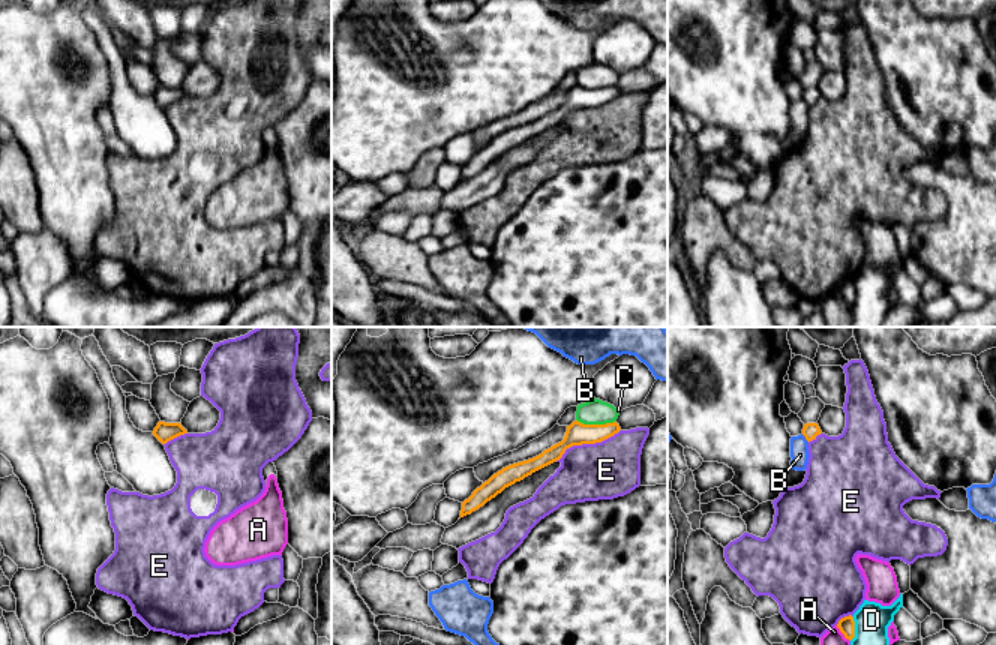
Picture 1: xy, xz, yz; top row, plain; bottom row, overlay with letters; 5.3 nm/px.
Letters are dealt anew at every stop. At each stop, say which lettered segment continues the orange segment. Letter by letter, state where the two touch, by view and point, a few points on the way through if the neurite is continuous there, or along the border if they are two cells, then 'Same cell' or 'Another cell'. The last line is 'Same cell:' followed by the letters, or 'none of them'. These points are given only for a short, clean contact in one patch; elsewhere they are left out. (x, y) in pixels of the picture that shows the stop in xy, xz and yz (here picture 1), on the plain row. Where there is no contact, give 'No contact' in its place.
A: Touches orange at yz (842, 296). Another cell
B: Touches orange at yz (806, 102). Boundary: yz (801, 98), (809, 105). Another cell
C: Touches orange at xz (596, 89). Boundary: xz (576, 83), (584, 87), (615, 86). Another cell
D: Touches orange at yz (854, 293). Another cell
E: Touches orange at xz (587, 107). Another cell
Same cell: none of them

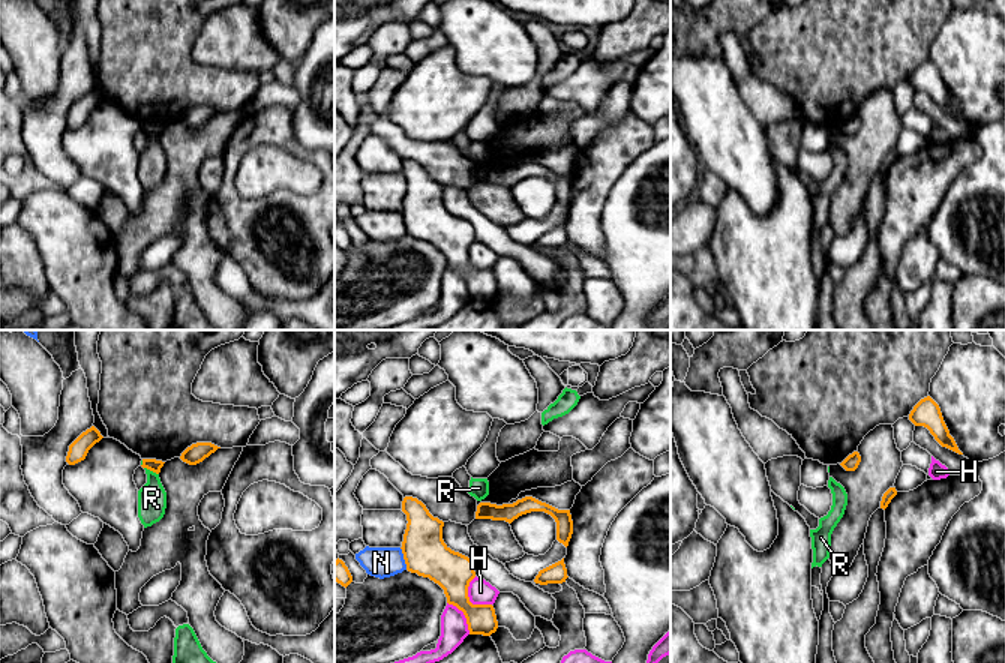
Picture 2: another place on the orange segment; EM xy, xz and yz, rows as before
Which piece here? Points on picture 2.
H: Touches orange at xz (468, 263). Boundary: xz (476, 240), (470, 246), (468, 263), (473, 267), (491, 269). Another cell
N: Touches orange at xz (404, 222). Another cell
R: Touches orange at xy (152, 134). Boundary: xy (144, 131), (158, 138). Another cell
Same cell: none of them

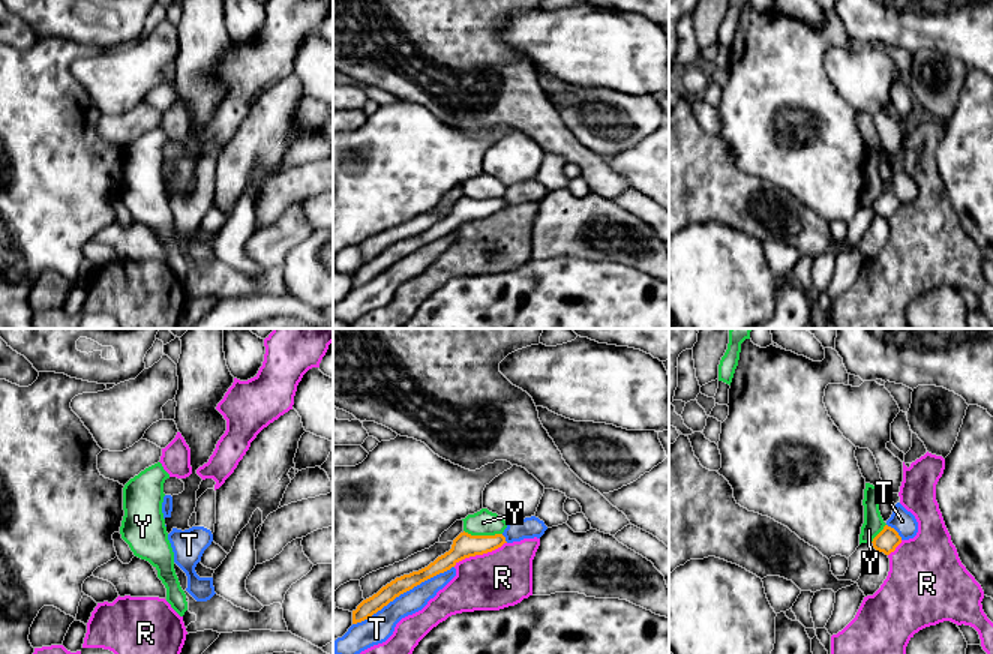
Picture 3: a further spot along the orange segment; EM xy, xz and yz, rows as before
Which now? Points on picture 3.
R: Touches orange at xz (479, 218). Another cell
T: Touches orange at xz (402, 257). Another cell
Y: Touches orange at xz (483, 200). Boundary: xz (464, 194), (471, 198), (501, 198). Another cell
Same cell: none of them

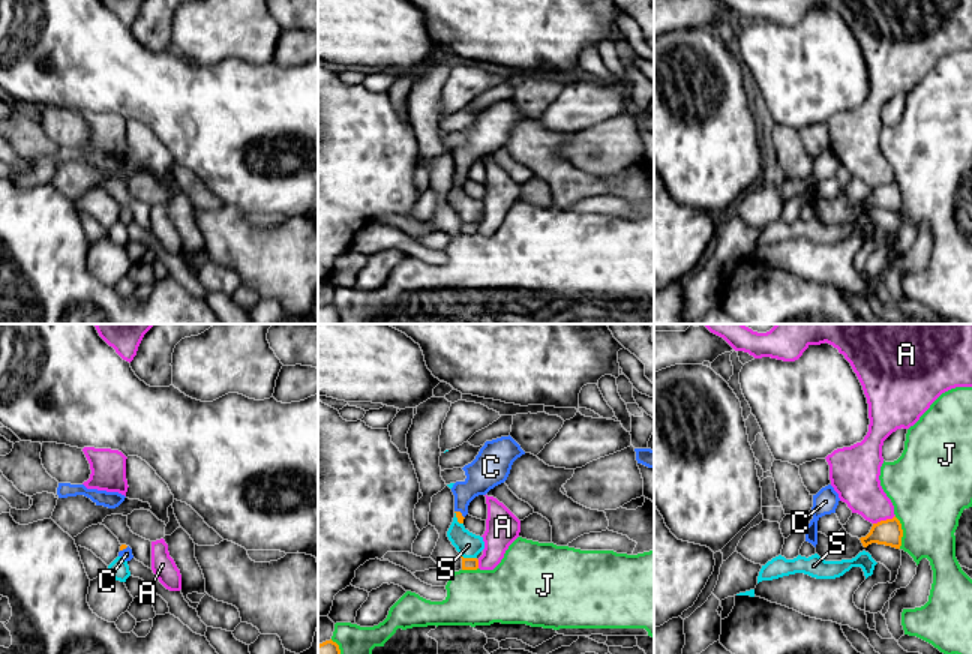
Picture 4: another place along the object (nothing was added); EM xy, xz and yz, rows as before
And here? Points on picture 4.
A: Touches orange at yz (884, 185). Another cell
C: Touches orange at xz (461, 177). Path across: xz (459, 180), (461, 177), (462, 161), (483, 137). Same cell
J: Touches orange at yz (902, 197). Another cell
S: Touches orange at xz (468, 222). Another cell
Same cell: C

